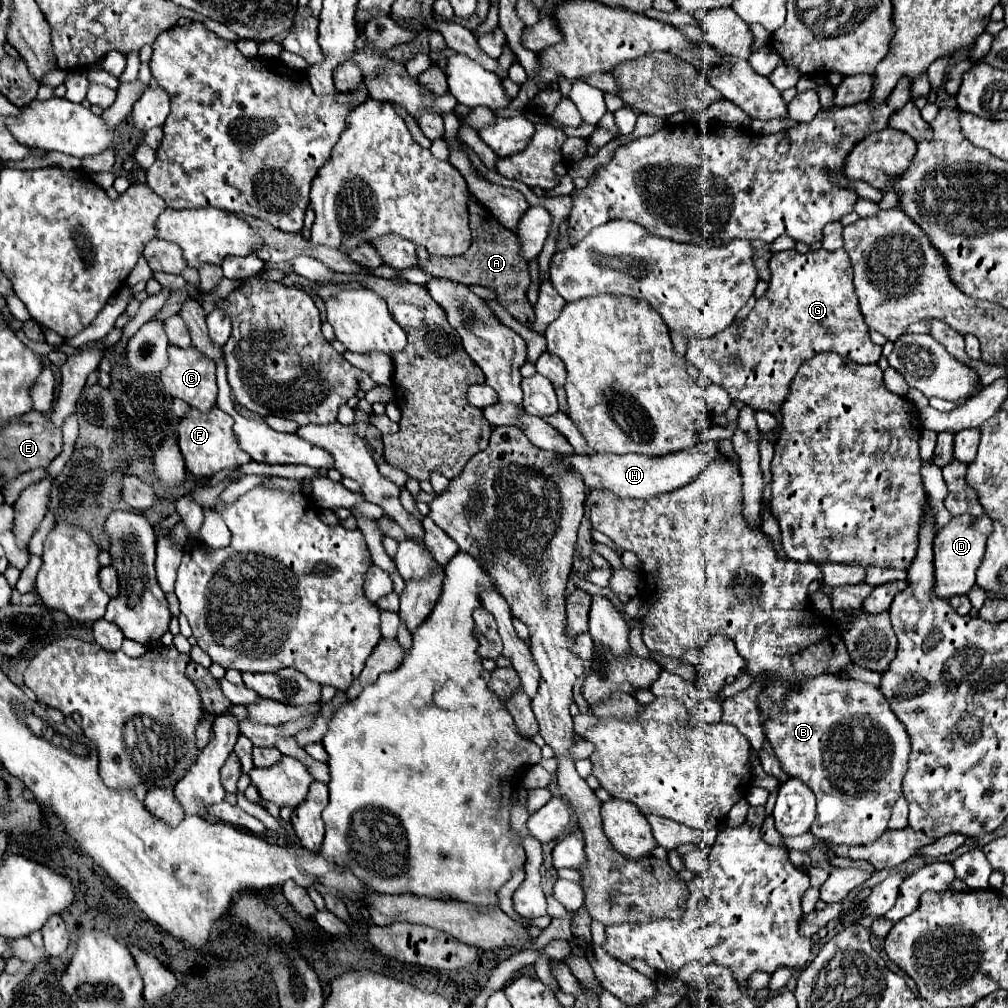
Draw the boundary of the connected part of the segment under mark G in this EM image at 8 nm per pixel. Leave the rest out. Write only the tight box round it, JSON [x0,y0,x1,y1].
[685,249,881,413]

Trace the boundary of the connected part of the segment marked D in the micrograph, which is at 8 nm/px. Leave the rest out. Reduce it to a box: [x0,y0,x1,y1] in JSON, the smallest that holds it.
[935,515,993,599]

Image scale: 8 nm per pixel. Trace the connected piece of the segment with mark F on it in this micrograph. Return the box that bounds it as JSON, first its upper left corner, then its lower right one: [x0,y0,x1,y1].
[177,407,251,477]

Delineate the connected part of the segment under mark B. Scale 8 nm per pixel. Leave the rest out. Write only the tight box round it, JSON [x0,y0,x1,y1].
[757,675,911,845]

